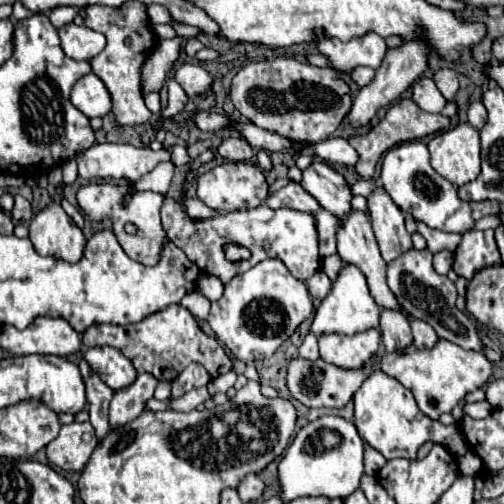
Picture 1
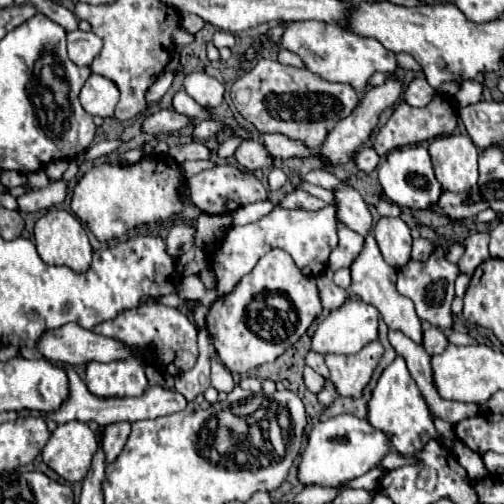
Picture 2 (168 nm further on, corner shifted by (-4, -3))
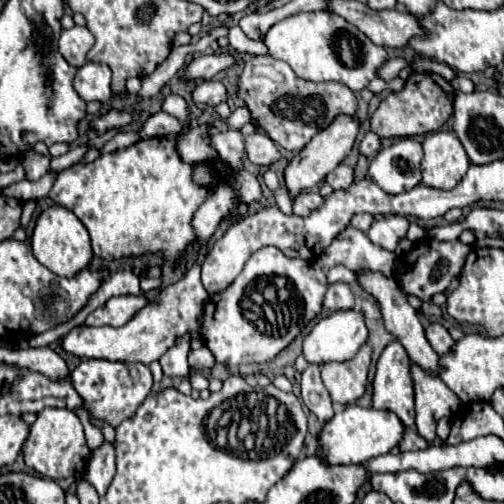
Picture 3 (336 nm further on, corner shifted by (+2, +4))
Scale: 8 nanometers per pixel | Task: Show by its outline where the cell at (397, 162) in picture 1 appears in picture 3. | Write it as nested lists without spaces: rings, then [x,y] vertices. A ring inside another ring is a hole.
[[[399,138],[393,144],[379,150],[379,154],[369,164],[369,176],[389,194],[407,192],[421,182],[421,168],[419,162],[423,158],[423,148],[415,138]]]

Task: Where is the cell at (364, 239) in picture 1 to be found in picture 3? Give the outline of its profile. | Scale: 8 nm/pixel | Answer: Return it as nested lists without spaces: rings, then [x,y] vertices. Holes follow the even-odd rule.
[[[363,272],[363,274],[359,274],[359,282],[363,284],[363,288],[367,288],[367,290],[379,300],[379,304],[381,304],[381,314],[383,314],[383,320],[385,320],[385,328],[403,344],[403,348],[407,350],[409,358],[411,358],[417,366],[421,366],[425,372],[437,374],[437,372],[439,372],[439,354],[437,354],[437,352],[431,348],[431,344],[427,342],[425,330],[423,330],[423,326],[421,326],[421,322],[419,322],[419,316],[417,316],[415,308],[411,308],[411,304],[407,302],[405,294],[397,288],[397,282],[385,278],[385,276],[377,274],[377,272],[375,272],[375,274],[373,274],[373,272]]]

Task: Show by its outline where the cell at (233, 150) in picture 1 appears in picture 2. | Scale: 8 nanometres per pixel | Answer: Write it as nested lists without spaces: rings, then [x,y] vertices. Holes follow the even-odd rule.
[[[245,139],[237,151],[235,151],[235,161],[245,167],[247,171],[257,171],[263,167],[271,165],[271,157],[267,155],[267,151],[263,151],[263,145],[255,143],[253,139]]]

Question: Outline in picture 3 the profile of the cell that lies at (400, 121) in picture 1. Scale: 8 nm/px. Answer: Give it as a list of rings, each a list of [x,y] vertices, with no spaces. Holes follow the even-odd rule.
[[[413,72],[407,80],[403,90],[391,92],[371,114],[371,130],[377,132],[381,138],[405,138],[405,136],[421,136],[439,130],[449,116],[453,114],[453,86],[433,72]]]

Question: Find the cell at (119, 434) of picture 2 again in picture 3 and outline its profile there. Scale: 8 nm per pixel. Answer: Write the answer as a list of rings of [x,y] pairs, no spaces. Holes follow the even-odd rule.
[[[103,444],[87,462],[83,478],[97,490],[99,496],[107,492],[115,476],[115,450],[111,444]]]

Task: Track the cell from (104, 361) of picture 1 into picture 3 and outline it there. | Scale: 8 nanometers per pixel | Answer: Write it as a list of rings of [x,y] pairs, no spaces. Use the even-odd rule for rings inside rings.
[[[81,360],[81,364],[71,372],[71,384],[83,400],[85,410],[91,418],[103,420],[117,428],[125,418],[131,418],[135,410],[143,404],[153,386],[153,376],[143,364],[125,364],[109,360]]]

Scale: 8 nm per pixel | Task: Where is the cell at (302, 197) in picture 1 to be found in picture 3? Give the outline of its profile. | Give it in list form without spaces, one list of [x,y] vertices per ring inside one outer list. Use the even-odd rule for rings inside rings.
[[[311,190],[311,192],[303,192],[301,196],[297,196],[293,200],[293,212],[297,216],[309,216],[313,210],[317,210],[319,206],[323,204],[323,196],[317,192],[317,190]]]

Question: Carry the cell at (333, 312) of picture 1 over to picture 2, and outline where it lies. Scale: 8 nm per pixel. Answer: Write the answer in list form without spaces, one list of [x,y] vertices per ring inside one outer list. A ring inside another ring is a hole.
[[[357,297],[347,299],[339,309],[333,309],[319,325],[313,335],[311,349],[317,353],[355,353],[365,347],[369,341],[377,339],[377,325],[379,325],[379,311],[373,305],[363,303]]]

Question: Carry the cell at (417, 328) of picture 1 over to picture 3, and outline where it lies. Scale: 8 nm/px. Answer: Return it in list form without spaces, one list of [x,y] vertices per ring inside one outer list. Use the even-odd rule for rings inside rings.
[[[431,324],[425,332],[427,332],[427,340],[429,340],[429,344],[433,346],[433,350],[435,350],[439,356],[449,354],[451,348],[455,346],[455,340],[451,338],[449,330],[443,328],[441,324]]]

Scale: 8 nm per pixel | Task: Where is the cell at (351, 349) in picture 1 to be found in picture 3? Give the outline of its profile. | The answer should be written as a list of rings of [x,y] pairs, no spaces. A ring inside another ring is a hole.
[[[365,344],[349,362],[333,362],[321,366],[321,378],[337,404],[353,404],[365,394],[367,370],[371,364],[371,348]]]

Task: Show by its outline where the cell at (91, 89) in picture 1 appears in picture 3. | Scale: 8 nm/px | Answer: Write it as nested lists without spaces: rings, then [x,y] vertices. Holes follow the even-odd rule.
[[[87,62],[77,70],[75,90],[85,102],[91,102],[91,100],[107,102],[111,98],[109,84],[111,84],[111,72],[107,64]]]

